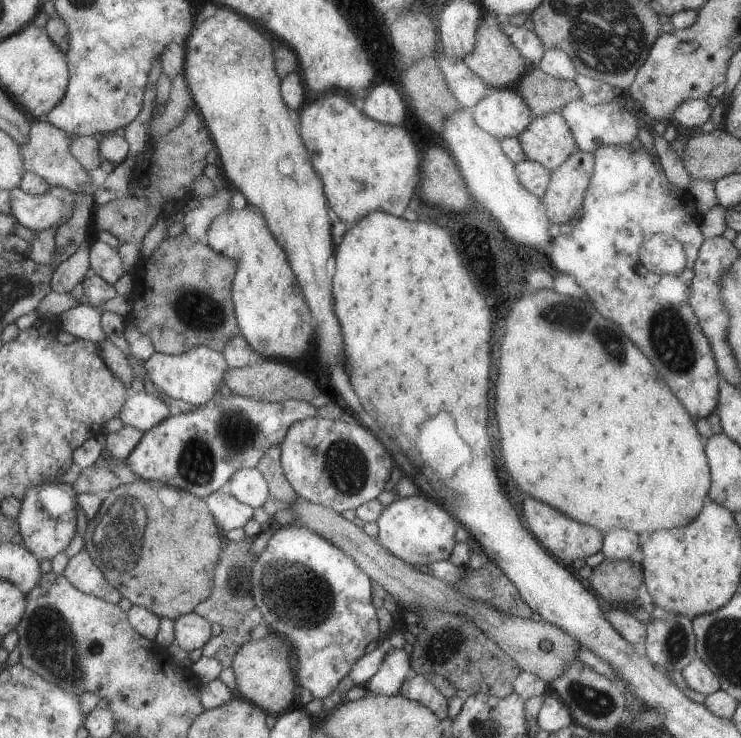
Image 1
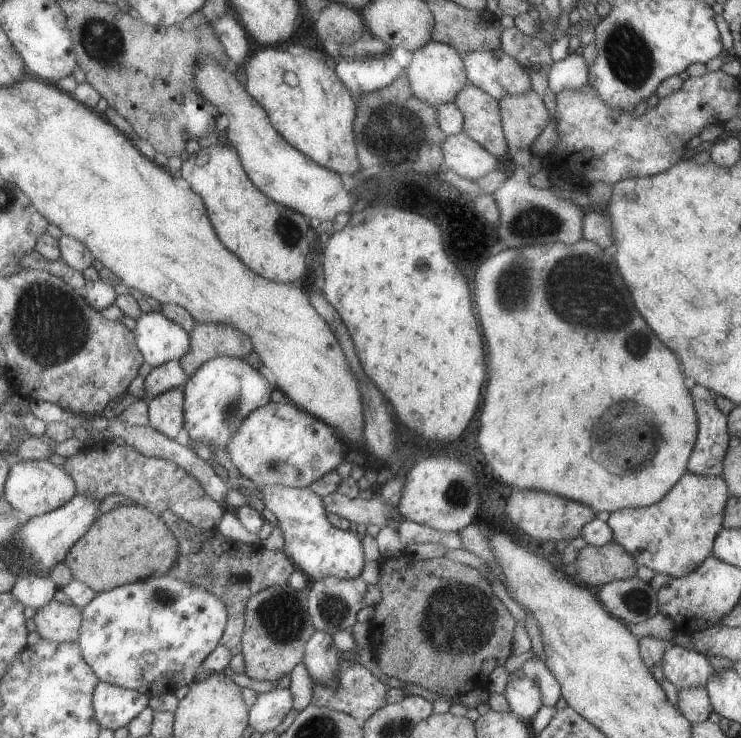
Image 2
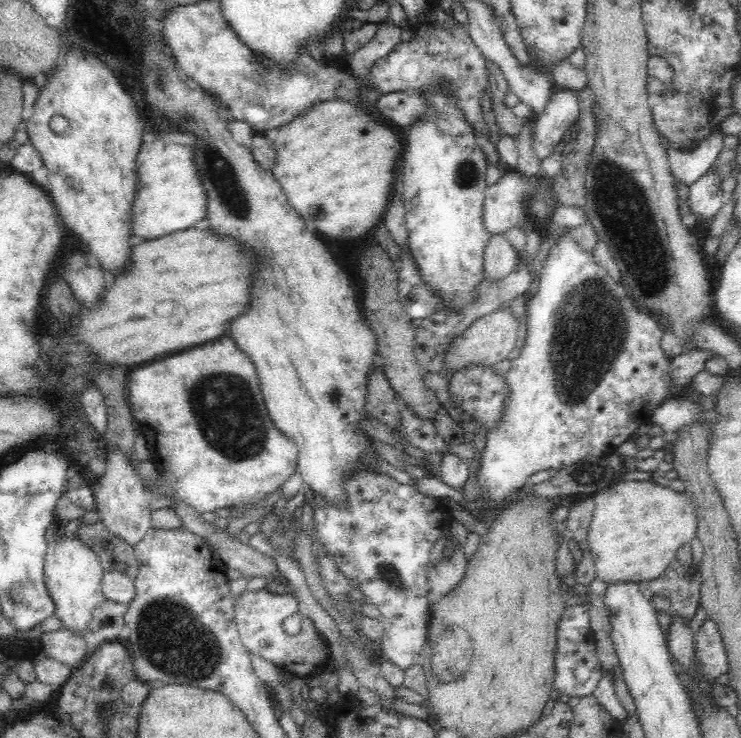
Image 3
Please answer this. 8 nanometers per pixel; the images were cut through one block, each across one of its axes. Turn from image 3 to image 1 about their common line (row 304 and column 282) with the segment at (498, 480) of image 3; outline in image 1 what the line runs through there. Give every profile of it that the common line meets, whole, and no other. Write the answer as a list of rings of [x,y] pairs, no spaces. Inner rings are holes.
[[[292,523],[285,527],[279,528],[275,534],[271,535],[263,552],[259,554],[257,560],[252,564],[251,568],[251,598],[255,602],[255,606],[259,608],[263,621],[268,625],[270,631],[274,634],[283,636],[295,651],[297,655],[297,666],[299,670],[295,673],[296,681],[301,686],[301,689],[306,689],[311,692],[311,695],[316,699],[323,699],[325,696],[332,694],[334,688],[349,672],[349,668],[353,666],[353,662],[360,658],[365,653],[365,647],[370,642],[377,641],[379,638],[378,619],[376,616],[376,609],[373,608],[371,603],[371,582],[370,579],[355,565],[355,562],[339,548],[336,548],[327,542],[323,536],[315,534],[313,530],[308,530],[305,526]]]

